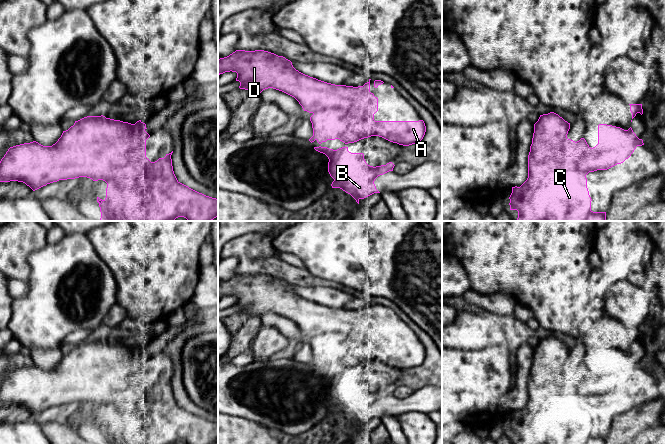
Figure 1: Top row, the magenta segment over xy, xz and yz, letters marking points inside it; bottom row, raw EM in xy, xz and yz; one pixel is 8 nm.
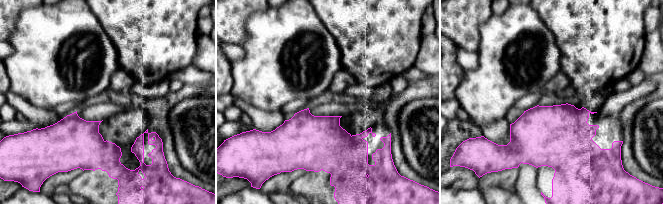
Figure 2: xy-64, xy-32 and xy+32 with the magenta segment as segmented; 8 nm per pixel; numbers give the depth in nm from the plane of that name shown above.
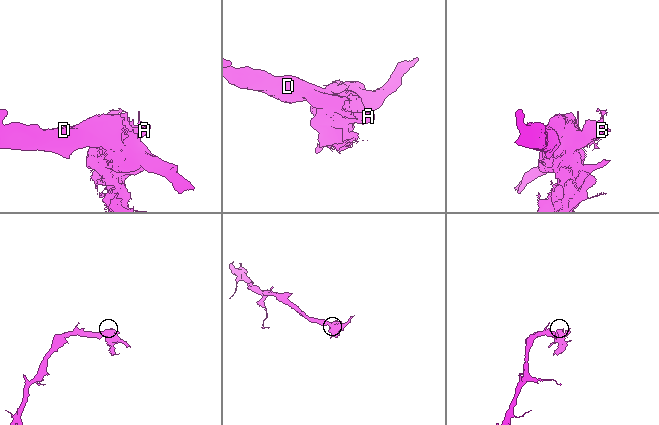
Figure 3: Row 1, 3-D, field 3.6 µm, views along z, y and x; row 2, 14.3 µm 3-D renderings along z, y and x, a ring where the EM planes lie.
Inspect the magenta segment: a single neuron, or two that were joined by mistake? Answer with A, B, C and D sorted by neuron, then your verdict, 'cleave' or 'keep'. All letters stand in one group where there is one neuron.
A B C D; keep

